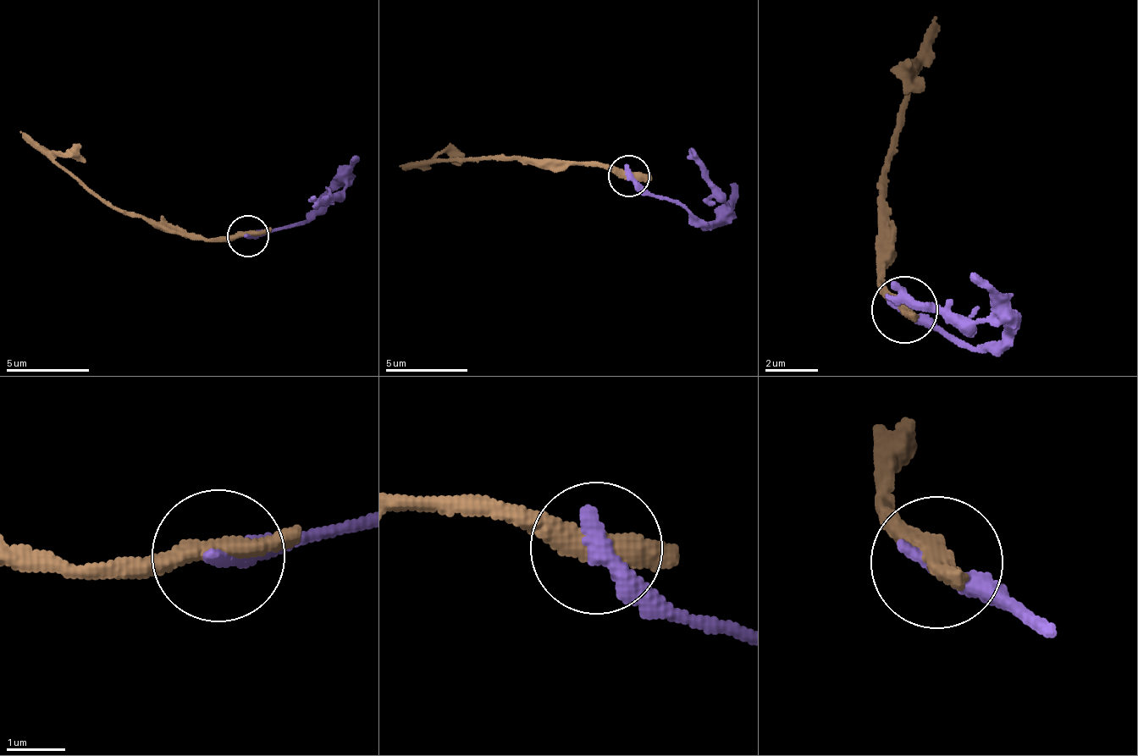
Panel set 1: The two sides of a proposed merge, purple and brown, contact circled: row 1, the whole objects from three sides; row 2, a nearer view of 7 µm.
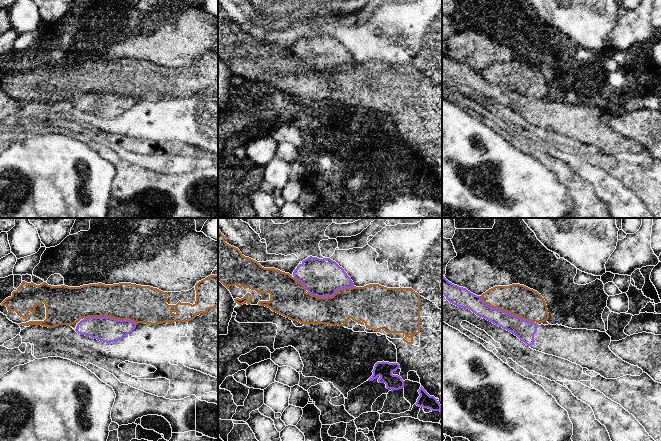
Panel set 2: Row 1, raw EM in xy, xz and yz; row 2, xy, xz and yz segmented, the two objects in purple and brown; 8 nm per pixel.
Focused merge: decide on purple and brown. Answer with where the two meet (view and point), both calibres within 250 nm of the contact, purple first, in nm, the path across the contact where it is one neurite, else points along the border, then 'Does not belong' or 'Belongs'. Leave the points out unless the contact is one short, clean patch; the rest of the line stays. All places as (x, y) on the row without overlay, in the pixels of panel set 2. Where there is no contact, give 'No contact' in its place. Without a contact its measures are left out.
Touches purple at yz (506, 88). Thickness 160 nm (purple) against 240 nm. Does not belong

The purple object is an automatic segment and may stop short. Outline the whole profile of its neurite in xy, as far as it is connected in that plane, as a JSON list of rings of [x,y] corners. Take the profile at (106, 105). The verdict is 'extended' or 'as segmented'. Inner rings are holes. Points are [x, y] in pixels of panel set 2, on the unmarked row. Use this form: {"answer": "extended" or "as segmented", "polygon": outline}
{"answer": "as segmented", "polygon": [[[88,93],[81,96],[75,107],[80,111],[110,119],[122,115],[130,110],[136,99],[129,96],[117,96],[110,93]]]}

